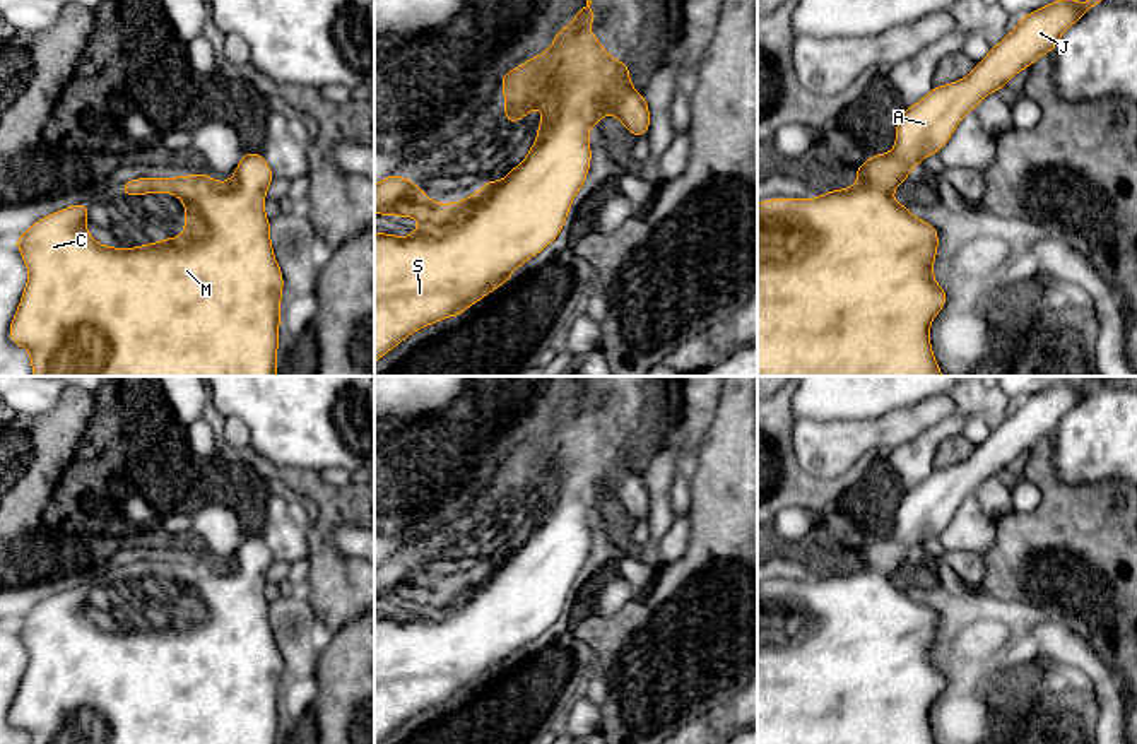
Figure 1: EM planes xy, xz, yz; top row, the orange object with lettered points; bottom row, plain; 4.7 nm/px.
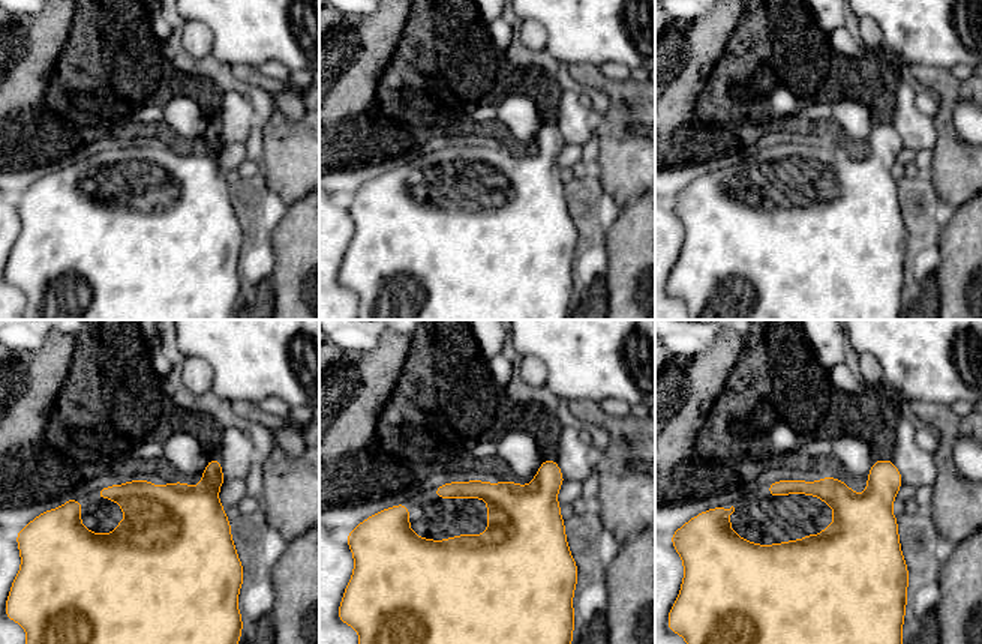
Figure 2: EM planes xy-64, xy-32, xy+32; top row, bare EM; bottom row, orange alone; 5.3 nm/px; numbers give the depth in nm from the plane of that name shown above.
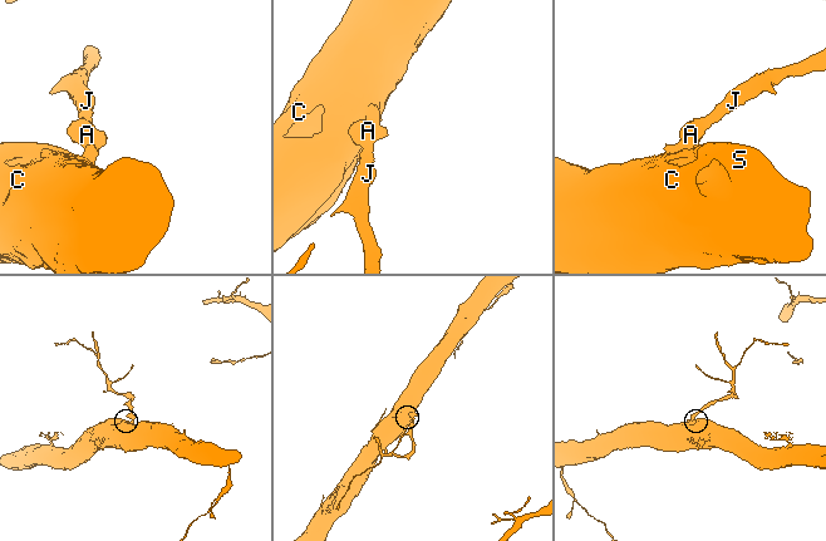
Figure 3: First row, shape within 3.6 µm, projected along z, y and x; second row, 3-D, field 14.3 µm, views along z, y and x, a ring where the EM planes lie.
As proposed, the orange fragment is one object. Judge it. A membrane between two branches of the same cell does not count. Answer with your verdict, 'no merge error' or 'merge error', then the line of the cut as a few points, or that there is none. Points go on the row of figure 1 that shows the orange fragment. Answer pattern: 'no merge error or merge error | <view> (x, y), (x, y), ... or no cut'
no merge error | no cut

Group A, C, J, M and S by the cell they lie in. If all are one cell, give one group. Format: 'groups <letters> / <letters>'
groups A C J M S

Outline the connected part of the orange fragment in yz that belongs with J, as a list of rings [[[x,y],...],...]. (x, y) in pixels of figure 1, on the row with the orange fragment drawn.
[[[1057,0],[1052,2],[1034,12],[1029,12],[1026,15],[1022,15],[1019,19],[1017,27],[1009,32],[1000,43],[993,44],[990,48],[990,51],[987,53],[987,56],[976,63],[976,67],[961,80],[956,80],[952,84],[946,84],[946,86],[934,86],[934,89],[920,101],[916,101],[911,108],[904,108],[901,111],[901,116],[896,123],[896,142],[894,147],[889,154],[872,154],[869,161],[858,164],[857,169],[857,185],[850,186],[850,188],[841,188],[841,190],[829,190],[821,197],[816,198],[785,198],[785,197],[776,197],[773,200],[764,200],[757,204],[757,376],[944,376],[934,351],[932,351],[932,344],[930,344],[930,337],[928,337],[928,330],[932,325],[932,320],[939,315],[939,311],[946,306],[947,303],[947,292],[942,286],[939,286],[934,280],[934,260],[937,257],[937,250],[939,250],[939,231],[927,221],[913,217],[910,212],[910,207],[898,204],[891,193],[906,180],[910,180],[910,169],[915,166],[920,166],[922,159],[932,154],[939,154],[944,145],[949,142],[949,139],[952,137],[956,127],[959,125],[959,121],[963,120],[963,116],[973,109],[978,108],[980,101],[988,96],[990,92],[999,92],[1004,86],[1007,86],[1010,82],[1010,79],[1021,72],[1022,68],[1029,68],[1041,55],[1052,53],[1060,39],[1060,36],[1077,21],[1081,21],[1093,7],[1101,5],[1105,0],[1086,0],[1082,5],[1077,3],[1077,0]]]

